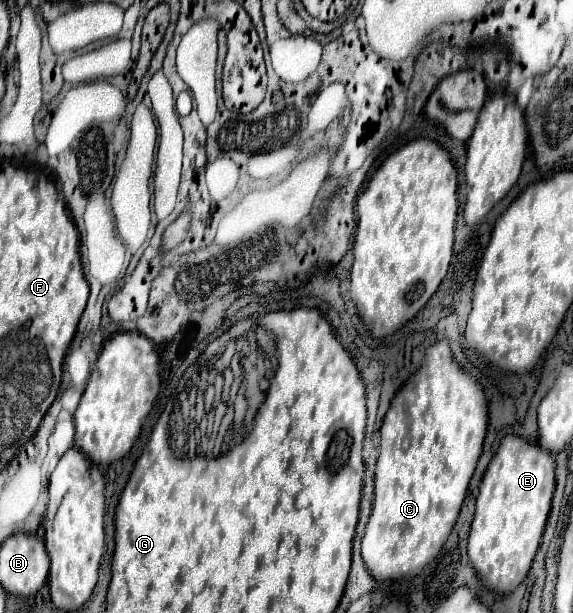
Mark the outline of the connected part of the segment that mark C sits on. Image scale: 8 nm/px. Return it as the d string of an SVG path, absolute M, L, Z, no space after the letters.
M436 341L426 349L420 369L392 399L380 429L380 457L374 477L376 491L372 515L362 539L362 559L374 579L386 581L418 575L438 555L458 519L468 483L482 453L486 427L488 403L482 387L454 361L448 341Z

